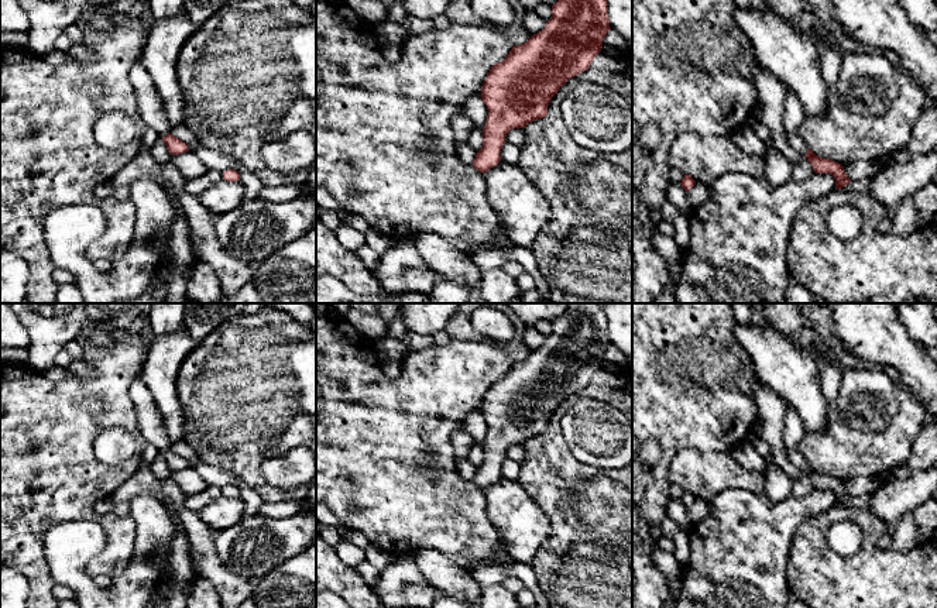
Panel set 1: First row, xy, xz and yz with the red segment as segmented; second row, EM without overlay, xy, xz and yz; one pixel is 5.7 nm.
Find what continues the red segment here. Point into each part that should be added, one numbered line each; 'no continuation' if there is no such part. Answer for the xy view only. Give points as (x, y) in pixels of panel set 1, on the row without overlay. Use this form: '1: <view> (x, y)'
1: xy (150, 422)

